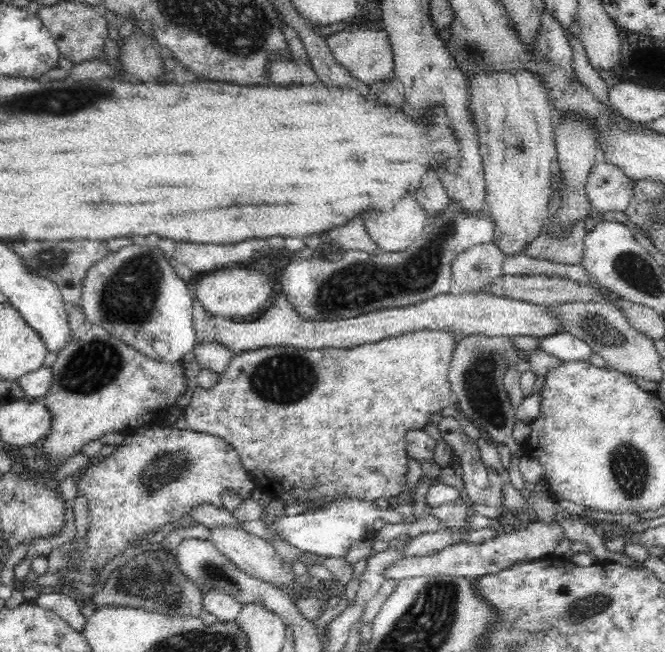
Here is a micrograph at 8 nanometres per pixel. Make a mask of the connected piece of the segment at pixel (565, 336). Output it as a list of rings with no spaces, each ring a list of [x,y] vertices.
[[[556,332],[538,339],[538,349],[563,360],[564,362],[586,362],[590,356],[591,348],[570,336],[567,332]]]

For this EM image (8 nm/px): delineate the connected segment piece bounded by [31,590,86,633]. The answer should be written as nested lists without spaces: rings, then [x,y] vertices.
[[[40,591],[32,600],[36,606],[44,610],[51,610],[57,614],[72,630],[82,632],[86,618],[81,614],[81,604],[77,602],[75,595],[68,591],[55,593],[53,591]]]

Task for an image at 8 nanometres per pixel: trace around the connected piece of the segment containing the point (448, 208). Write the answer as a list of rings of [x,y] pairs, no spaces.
[[[449,198],[442,210],[427,218],[423,236],[417,238],[405,252],[370,257],[361,251],[346,251],[334,262],[315,257],[308,261],[294,259],[282,274],[282,290],[305,320],[308,318],[315,322],[356,318],[376,310],[410,306],[434,298],[435,295],[448,294],[452,282],[452,262],[469,247],[491,243],[495,243],[494,219],[487,208],[474,213],[464,209],[456,199]]]

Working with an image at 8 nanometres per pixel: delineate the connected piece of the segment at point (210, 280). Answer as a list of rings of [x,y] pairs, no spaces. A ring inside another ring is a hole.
[[[228,266],[199,278],[191,291],[193,299],[208,315],[232,320],[234,317],[248,317],[257,313],[270,298],[272,286],[268,276],[264,274],[250,272],[248,268],[242,270],[238,266]]]

